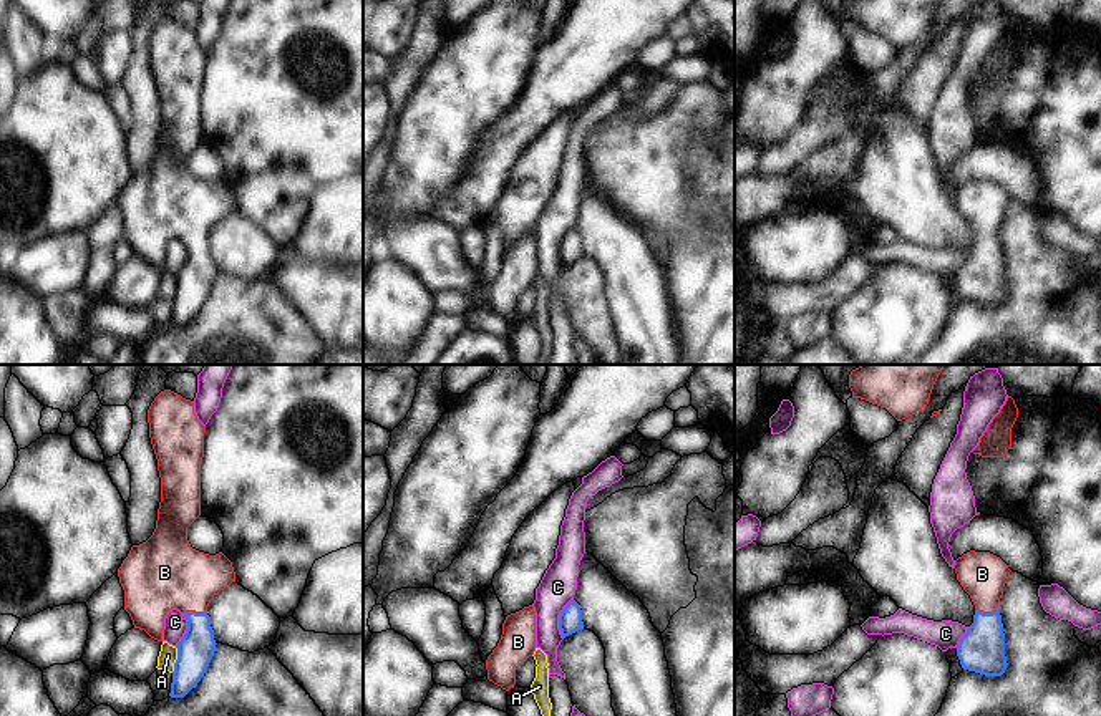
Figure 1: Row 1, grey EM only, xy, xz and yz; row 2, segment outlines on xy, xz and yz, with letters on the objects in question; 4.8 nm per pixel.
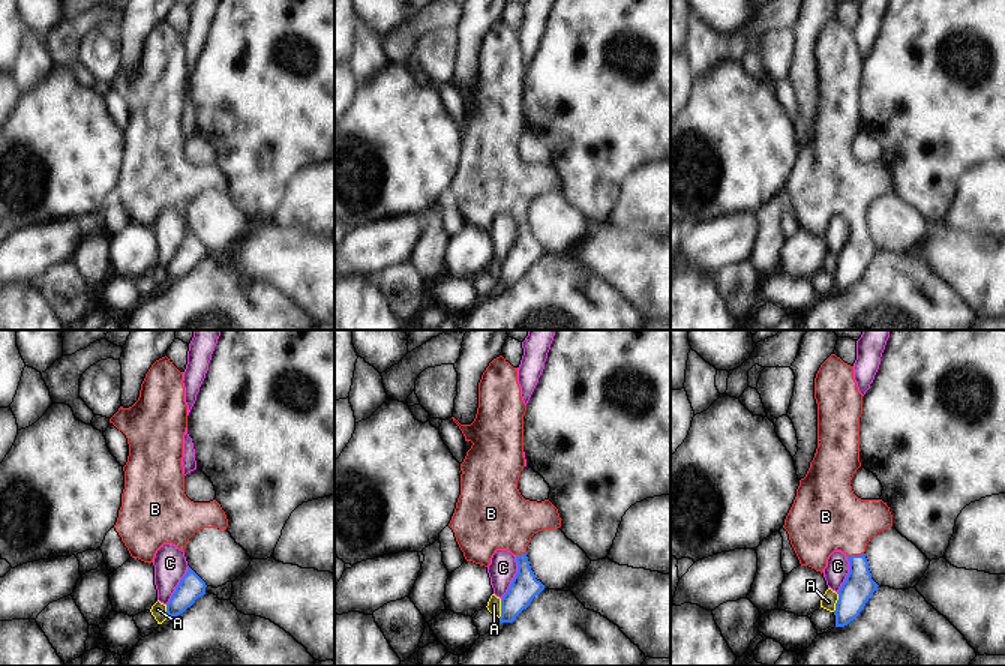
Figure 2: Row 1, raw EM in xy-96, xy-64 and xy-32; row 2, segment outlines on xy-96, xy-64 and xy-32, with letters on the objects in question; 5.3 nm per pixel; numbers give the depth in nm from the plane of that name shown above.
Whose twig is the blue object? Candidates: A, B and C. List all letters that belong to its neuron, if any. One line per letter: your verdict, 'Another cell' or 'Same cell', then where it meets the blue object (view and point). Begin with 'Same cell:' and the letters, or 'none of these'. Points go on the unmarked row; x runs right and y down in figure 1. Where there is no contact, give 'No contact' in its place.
Same cell: B
A: Another cell. Touches blue at xy (176, 289)
B: Same cell. Touches blue at yz (989, 242)
C: Another cell. Touches blue at xz (559, 247)

